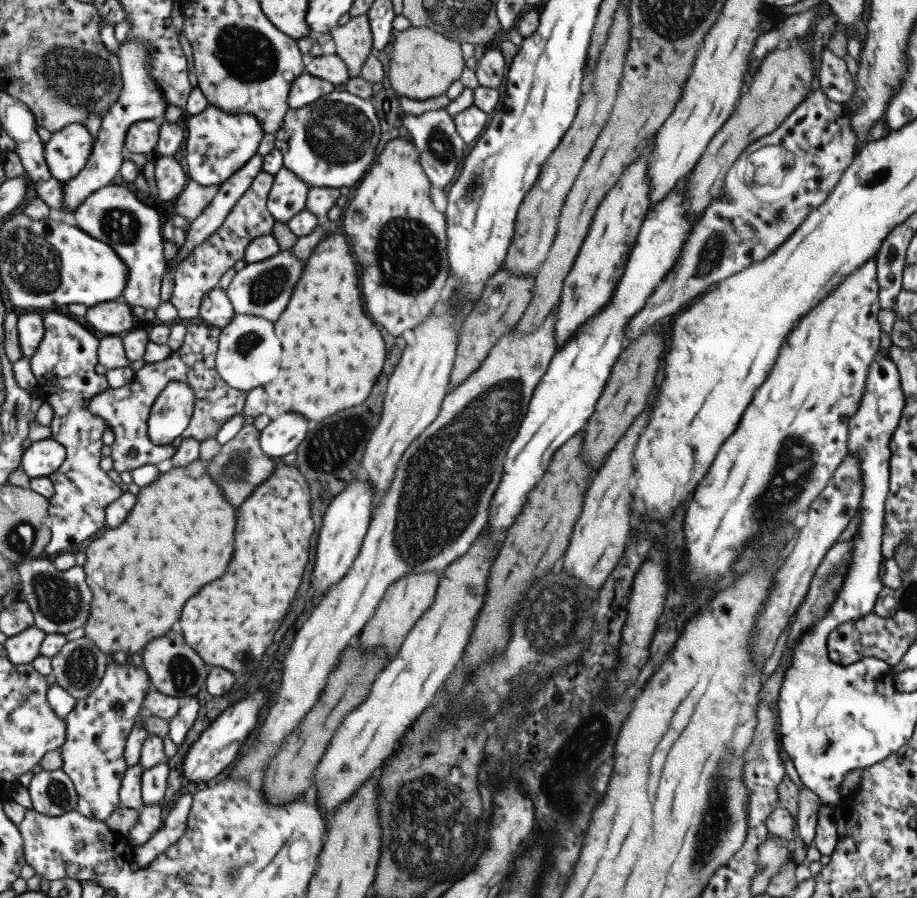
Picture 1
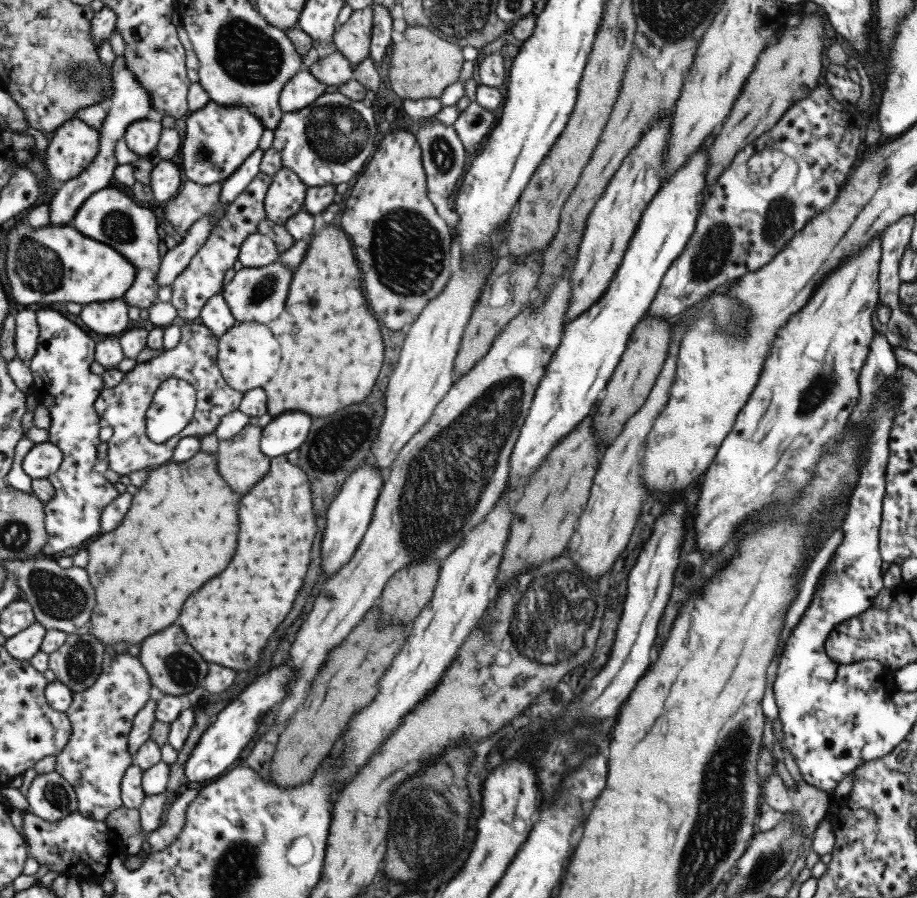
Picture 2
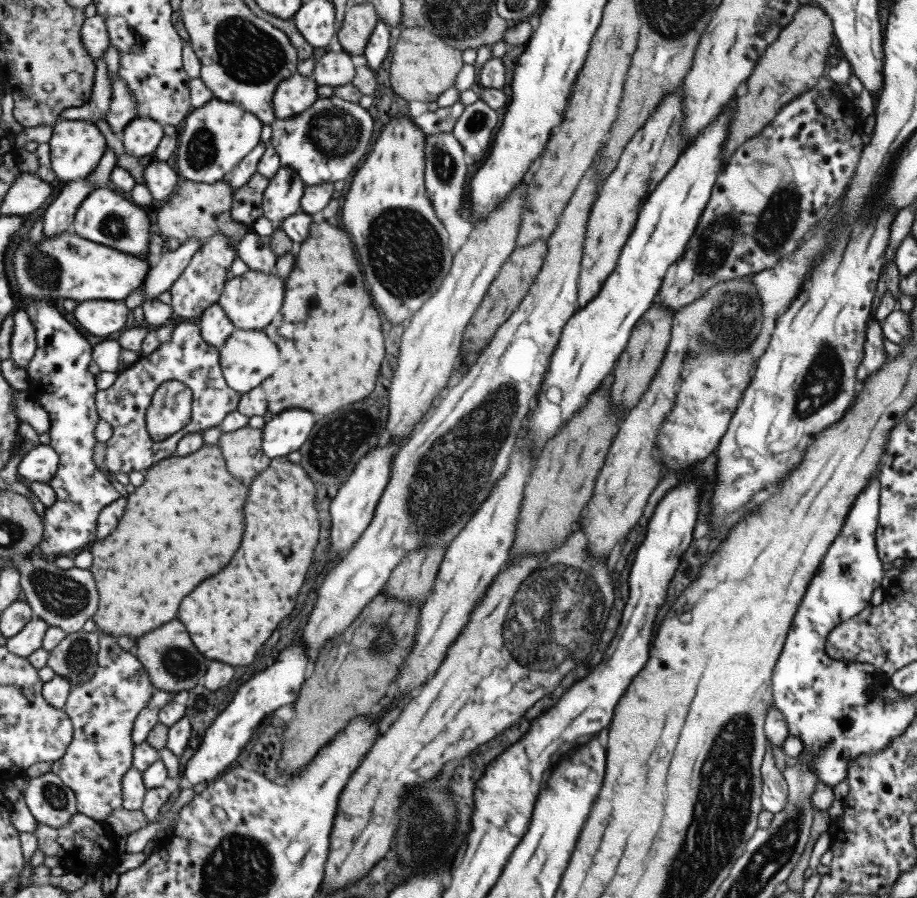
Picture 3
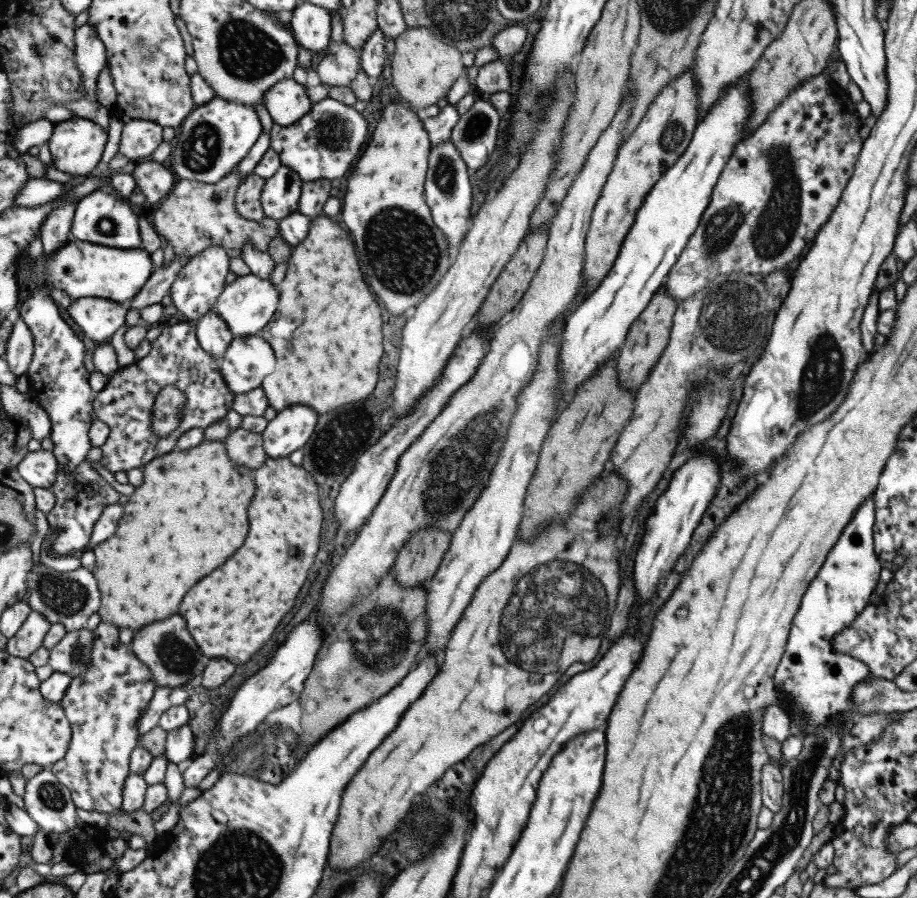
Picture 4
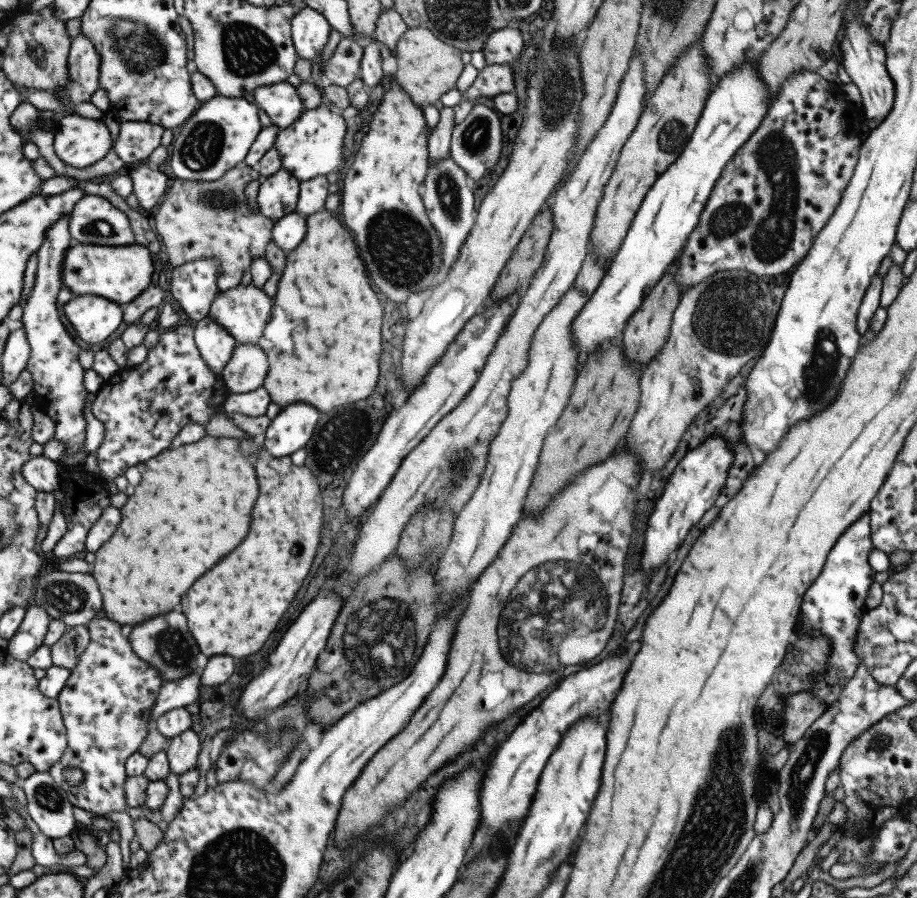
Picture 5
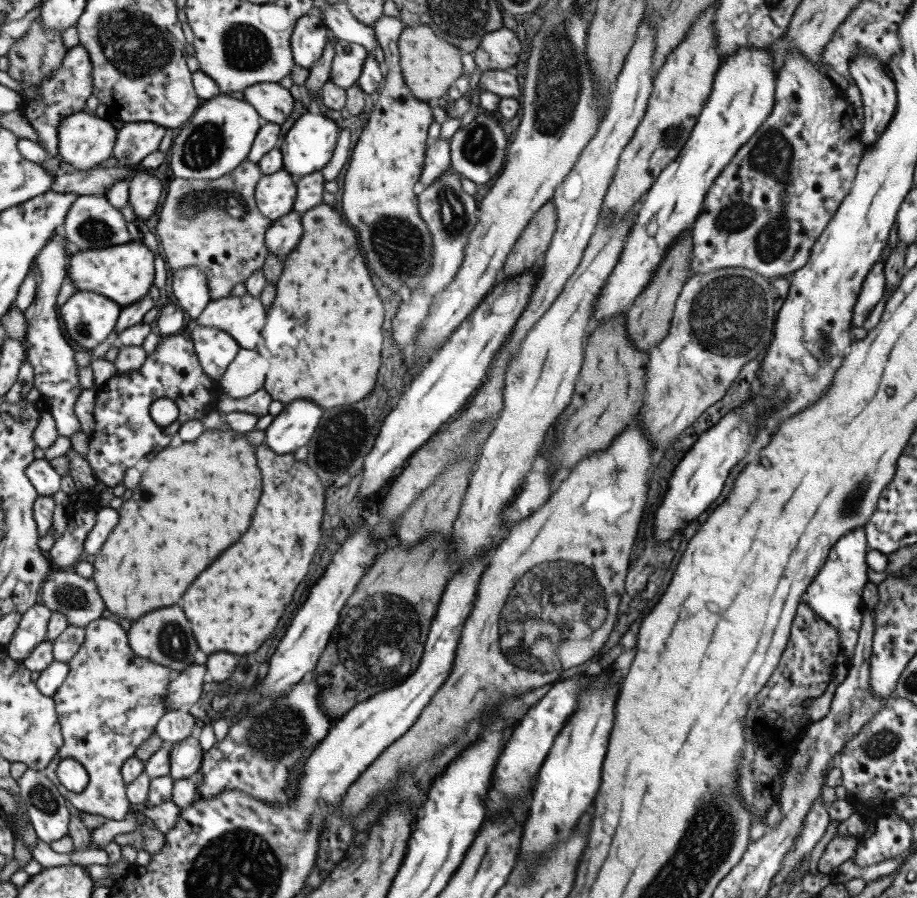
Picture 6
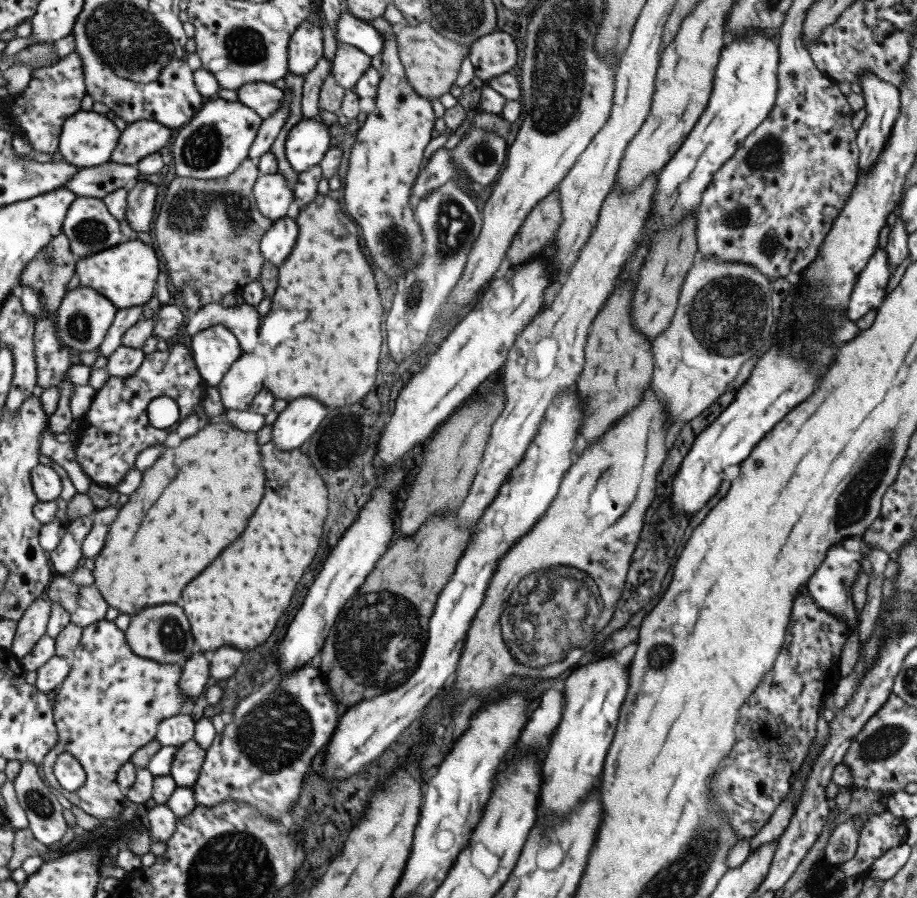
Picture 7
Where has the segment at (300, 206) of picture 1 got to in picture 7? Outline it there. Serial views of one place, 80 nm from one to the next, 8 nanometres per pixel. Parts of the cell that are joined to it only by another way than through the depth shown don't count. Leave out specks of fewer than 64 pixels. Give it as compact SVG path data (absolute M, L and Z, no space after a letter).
M280 173L263 174L255 183L254 195L258 201L259 210L274 221L285 218L293 200L296 200L294 189Z

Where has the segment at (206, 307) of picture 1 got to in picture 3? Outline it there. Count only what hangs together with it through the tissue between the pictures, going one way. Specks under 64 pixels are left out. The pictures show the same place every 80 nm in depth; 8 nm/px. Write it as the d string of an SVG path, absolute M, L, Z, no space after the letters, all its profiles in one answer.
M218 302L205 310L198 320L198 325L202 328L204 339L211 346L219 348L226 344L227 339L237 329L229 315L223 311L223 306Z

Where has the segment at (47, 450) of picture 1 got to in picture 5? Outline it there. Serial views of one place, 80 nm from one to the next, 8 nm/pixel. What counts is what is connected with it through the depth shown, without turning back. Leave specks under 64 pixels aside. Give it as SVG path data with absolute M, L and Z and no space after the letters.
M41 454L29 459L22 473L38 491L53 493L62 488L62 472L57 463Z

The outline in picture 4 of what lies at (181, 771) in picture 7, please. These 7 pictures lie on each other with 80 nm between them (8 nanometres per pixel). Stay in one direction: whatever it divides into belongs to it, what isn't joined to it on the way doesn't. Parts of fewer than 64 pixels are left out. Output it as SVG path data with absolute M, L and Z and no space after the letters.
M186 724L177 730L168 731L165 754L168 760L184 770L195 759L195 751L196 738L191 726Z

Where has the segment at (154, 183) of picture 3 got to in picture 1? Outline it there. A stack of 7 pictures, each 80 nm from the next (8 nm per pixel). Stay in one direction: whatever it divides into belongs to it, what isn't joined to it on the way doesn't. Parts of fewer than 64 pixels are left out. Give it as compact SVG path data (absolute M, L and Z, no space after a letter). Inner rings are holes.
M158 156L156 168L157 198L162 201L177 198L191 181L181 162L173 156ZM188 177L188 178L187 178Z

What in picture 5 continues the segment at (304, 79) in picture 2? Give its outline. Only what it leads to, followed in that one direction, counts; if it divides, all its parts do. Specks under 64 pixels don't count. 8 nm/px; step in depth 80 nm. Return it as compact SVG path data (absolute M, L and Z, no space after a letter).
M287 81L257 88L254 100L268 114L272 124L280 128L295 124L306 112L303 100L297 94L297 87Z

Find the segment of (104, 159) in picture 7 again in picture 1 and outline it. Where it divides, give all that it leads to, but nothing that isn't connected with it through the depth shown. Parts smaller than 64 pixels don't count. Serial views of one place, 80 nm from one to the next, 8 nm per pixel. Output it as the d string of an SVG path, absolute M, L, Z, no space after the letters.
M81 123L67 125L51 135L45 143L46 162L52 176L67 183L86 169L97 140Z

